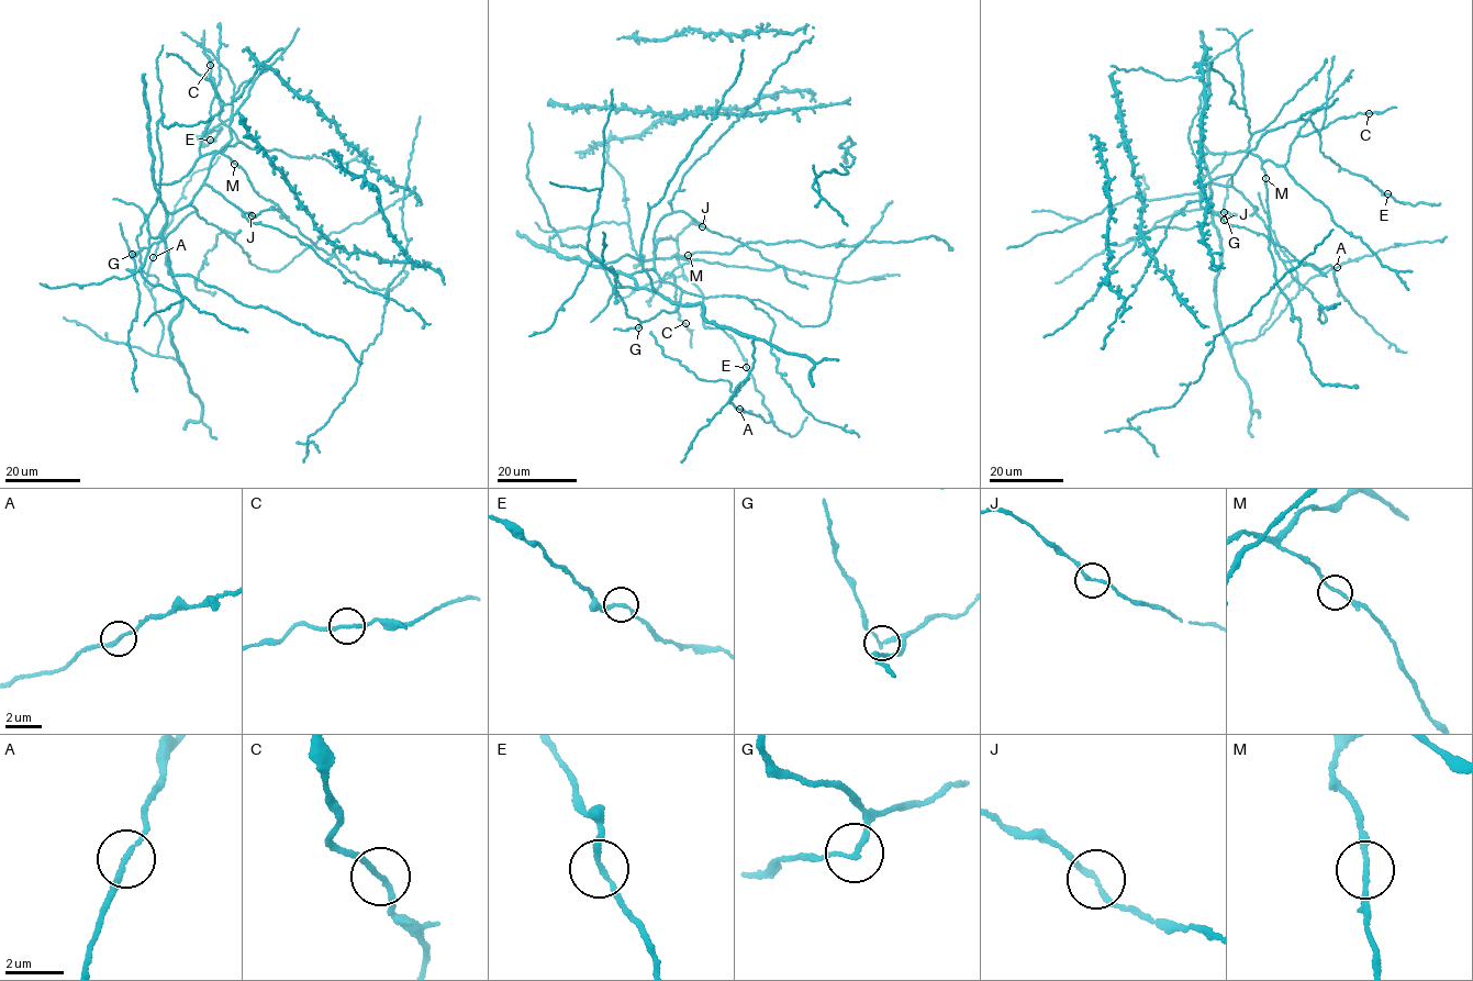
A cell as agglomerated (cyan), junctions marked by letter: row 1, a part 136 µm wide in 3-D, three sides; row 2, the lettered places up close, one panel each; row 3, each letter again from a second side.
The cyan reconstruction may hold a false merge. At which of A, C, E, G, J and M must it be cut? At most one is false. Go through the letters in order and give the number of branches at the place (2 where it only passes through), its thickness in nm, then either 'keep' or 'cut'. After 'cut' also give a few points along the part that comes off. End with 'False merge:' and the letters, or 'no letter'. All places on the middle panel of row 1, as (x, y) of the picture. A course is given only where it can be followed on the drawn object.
A: branches 2; calibre 180 nm; keep
C: branches 2; calibre 170 nm; keep
E: branches 2; calibre 160 nm; keep
G: branches 2; calibre 160 nm; cut; course (638, 327), (613, 330)
J: branches 2; calibre 160 nm; keep
M: branches 2; calibre 160 nm; keep
False merge: G

